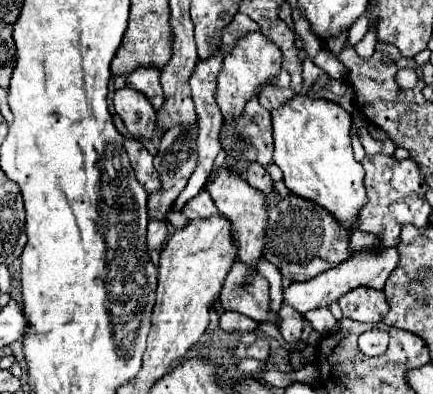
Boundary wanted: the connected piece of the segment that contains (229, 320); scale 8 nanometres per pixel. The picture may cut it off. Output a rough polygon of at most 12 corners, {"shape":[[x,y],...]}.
{"shape":[[225,311],[221,329],[229,333],[255,331],[257,323],[247,315]]}

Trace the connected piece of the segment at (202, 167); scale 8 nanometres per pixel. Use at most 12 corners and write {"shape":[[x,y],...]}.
{"shape":[[221,53],[197,61],[189,79],[199,115],[199,165],[175,205],[207,183],[221,151],[215,101]]}

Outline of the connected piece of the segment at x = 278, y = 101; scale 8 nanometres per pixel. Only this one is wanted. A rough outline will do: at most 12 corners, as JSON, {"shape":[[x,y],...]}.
{"shape":[[265,87],[259,103],[275,109],[295,97],[291,89]]}

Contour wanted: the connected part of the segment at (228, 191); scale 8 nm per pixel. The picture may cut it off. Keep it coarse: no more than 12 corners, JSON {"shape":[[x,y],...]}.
{"shape":[[221,169],[207,191],[231,223],[235,261],[257,269],[265,195]]}

